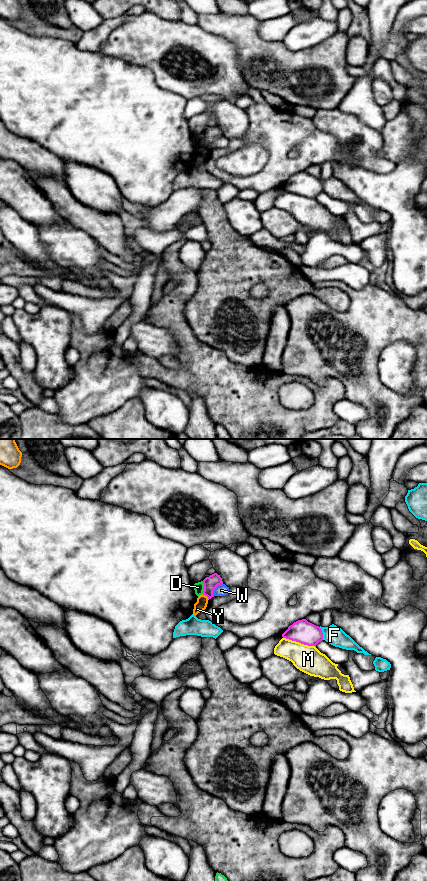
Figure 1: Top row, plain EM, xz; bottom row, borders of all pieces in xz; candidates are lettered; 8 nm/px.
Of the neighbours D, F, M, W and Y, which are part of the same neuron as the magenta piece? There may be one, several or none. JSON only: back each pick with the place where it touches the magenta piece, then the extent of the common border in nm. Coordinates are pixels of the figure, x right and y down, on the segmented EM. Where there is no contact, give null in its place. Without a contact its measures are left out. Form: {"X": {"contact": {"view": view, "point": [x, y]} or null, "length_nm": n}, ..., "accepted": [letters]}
{"accepted": []}

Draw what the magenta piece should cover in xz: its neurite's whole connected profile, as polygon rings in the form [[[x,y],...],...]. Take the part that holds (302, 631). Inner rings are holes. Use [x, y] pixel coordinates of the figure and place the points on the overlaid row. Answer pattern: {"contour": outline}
{"contour": [[[302,619],[290,625],[282,634],[282,637],[304,645],[316,647],[323,640],[323,633],[319,626],[308,622],[306,619]]]}

